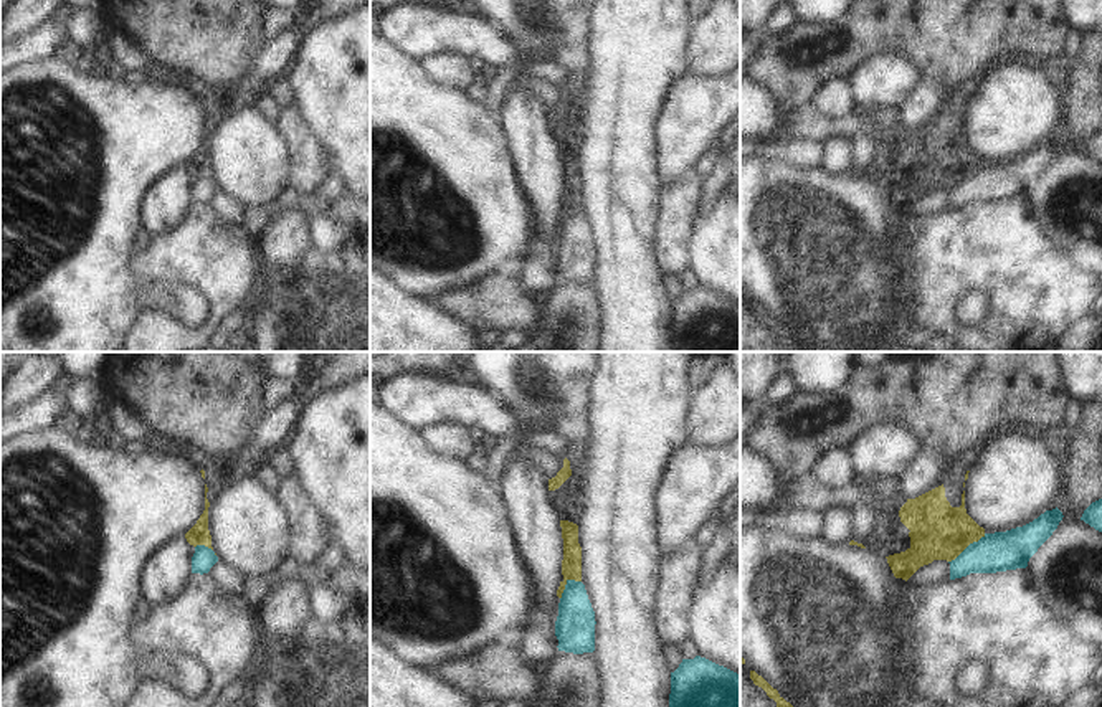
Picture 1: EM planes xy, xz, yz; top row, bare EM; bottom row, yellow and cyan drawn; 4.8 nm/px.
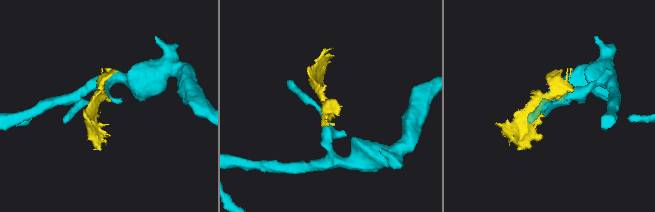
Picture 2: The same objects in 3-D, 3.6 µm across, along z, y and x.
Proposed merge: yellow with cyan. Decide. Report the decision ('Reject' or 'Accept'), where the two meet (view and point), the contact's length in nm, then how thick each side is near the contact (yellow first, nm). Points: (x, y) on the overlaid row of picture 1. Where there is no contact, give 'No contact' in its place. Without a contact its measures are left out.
Reject. Touches yellow at yz (967, 545). Shared border 240 nm. Thickness 280 nm (yellow) against 190 nm.

